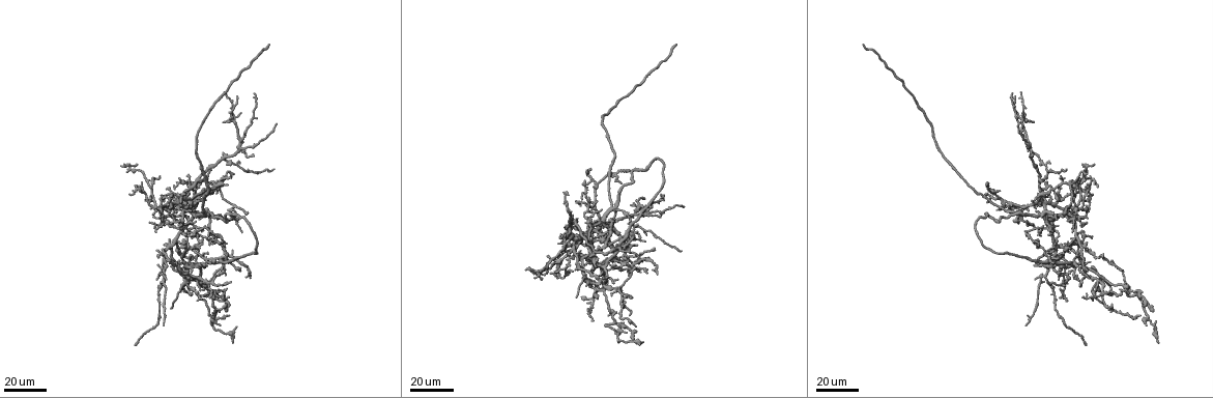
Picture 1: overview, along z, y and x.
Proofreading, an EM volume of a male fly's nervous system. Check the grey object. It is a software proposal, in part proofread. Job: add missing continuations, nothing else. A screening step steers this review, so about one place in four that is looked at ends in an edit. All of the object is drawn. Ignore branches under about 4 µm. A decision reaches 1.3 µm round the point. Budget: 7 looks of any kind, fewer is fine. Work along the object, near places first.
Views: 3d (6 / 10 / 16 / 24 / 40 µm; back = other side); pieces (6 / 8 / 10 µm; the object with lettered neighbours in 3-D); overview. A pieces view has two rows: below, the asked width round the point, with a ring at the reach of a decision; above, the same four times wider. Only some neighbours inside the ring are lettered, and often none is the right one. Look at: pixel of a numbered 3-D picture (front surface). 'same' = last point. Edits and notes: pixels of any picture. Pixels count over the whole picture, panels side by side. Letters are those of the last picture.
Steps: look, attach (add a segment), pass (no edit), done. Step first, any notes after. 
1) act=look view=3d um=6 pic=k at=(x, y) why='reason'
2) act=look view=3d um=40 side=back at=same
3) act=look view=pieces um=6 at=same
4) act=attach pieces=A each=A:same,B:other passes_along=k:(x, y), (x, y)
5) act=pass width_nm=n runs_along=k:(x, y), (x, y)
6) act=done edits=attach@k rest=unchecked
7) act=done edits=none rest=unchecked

act=look view=3d um=40 pic=1 at=(1054, 244) why='an open end'

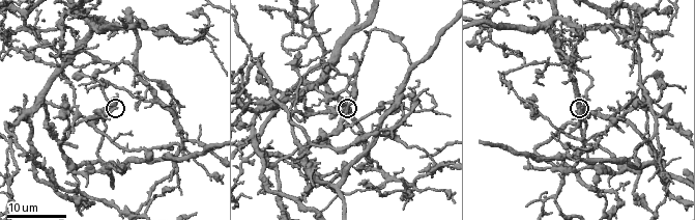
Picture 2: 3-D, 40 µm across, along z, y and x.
act=look view=pieces um=10 pic=2 at=(115, 108)

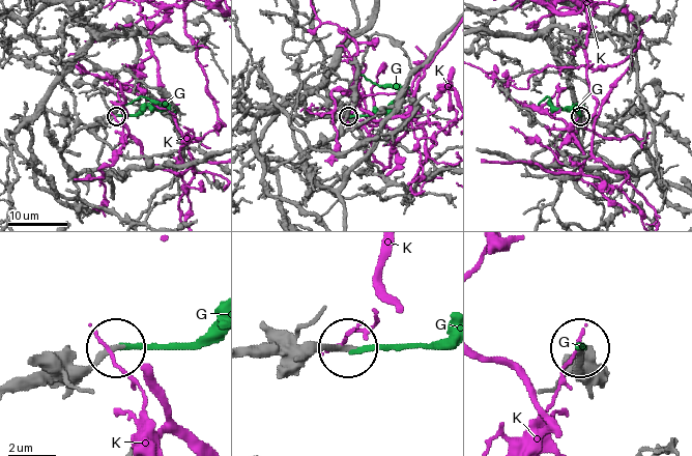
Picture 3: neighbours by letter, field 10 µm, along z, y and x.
act=attach pieces=G each=G:same,K:other passes_along=3:(55, 379), (82, 377), (120, 344), (195, 344), (213, 332) found='the cell continues'

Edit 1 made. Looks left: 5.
act=look view=overview why='redraw'

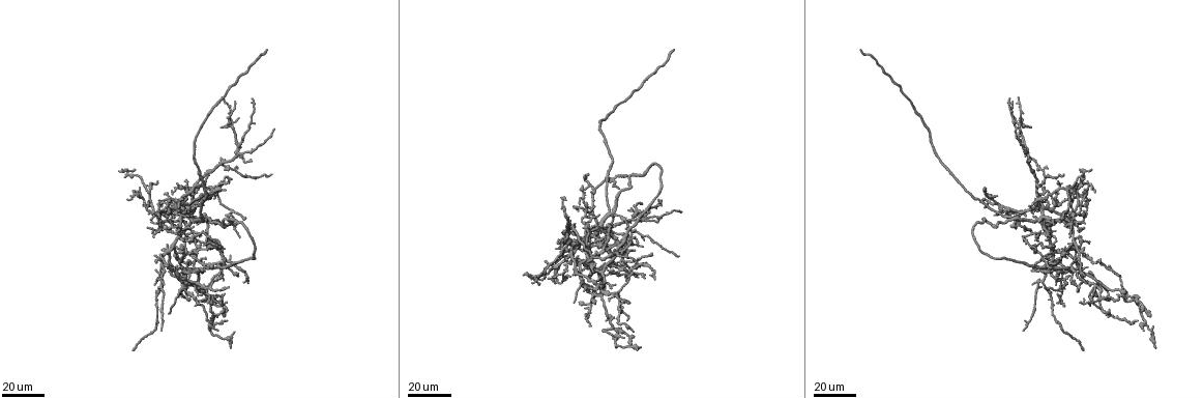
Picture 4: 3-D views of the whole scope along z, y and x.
act=look view=3d um=24 pic=4 at=(608, 301) why='tapers out'

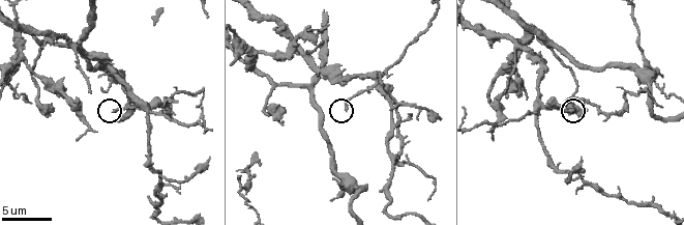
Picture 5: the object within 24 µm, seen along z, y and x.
act=look view=pieces um=6 pic=5 at=(346, 109)

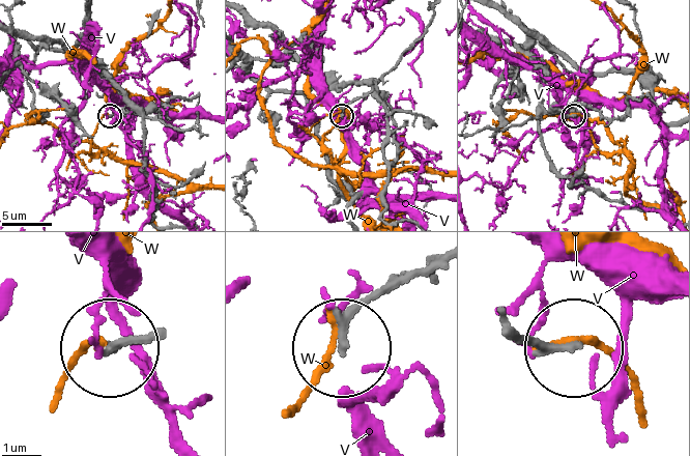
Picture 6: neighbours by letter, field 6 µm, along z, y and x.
act=pass each=V:other,W:other runs_along=6:(439, 258), (390, 284), (344, 340) found='none of them fits'

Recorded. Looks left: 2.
act=look view=3d um=24 pic=4 at=(575, 300) why='tapers out'

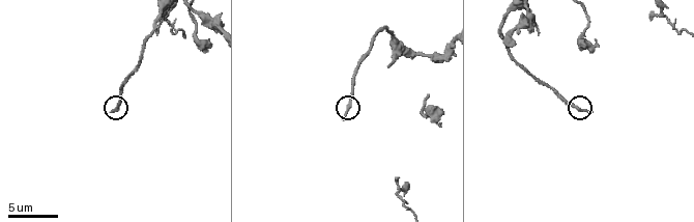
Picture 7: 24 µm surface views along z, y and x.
act=look view=pieces um=10 pic=7 at=(589, 110)

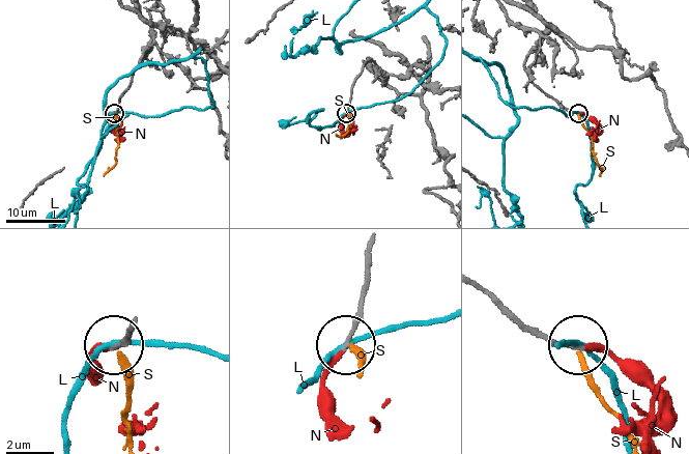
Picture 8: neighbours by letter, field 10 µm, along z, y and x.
act=attach pieces=N each=L:other,N:same,S:other passes_along=8:(365, 286), (350, 338), (324, 386), (326, 403), (346, 425) found='the cell continues'

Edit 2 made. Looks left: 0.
act=done edits=attach@3,attach@8 rest=unchecked

